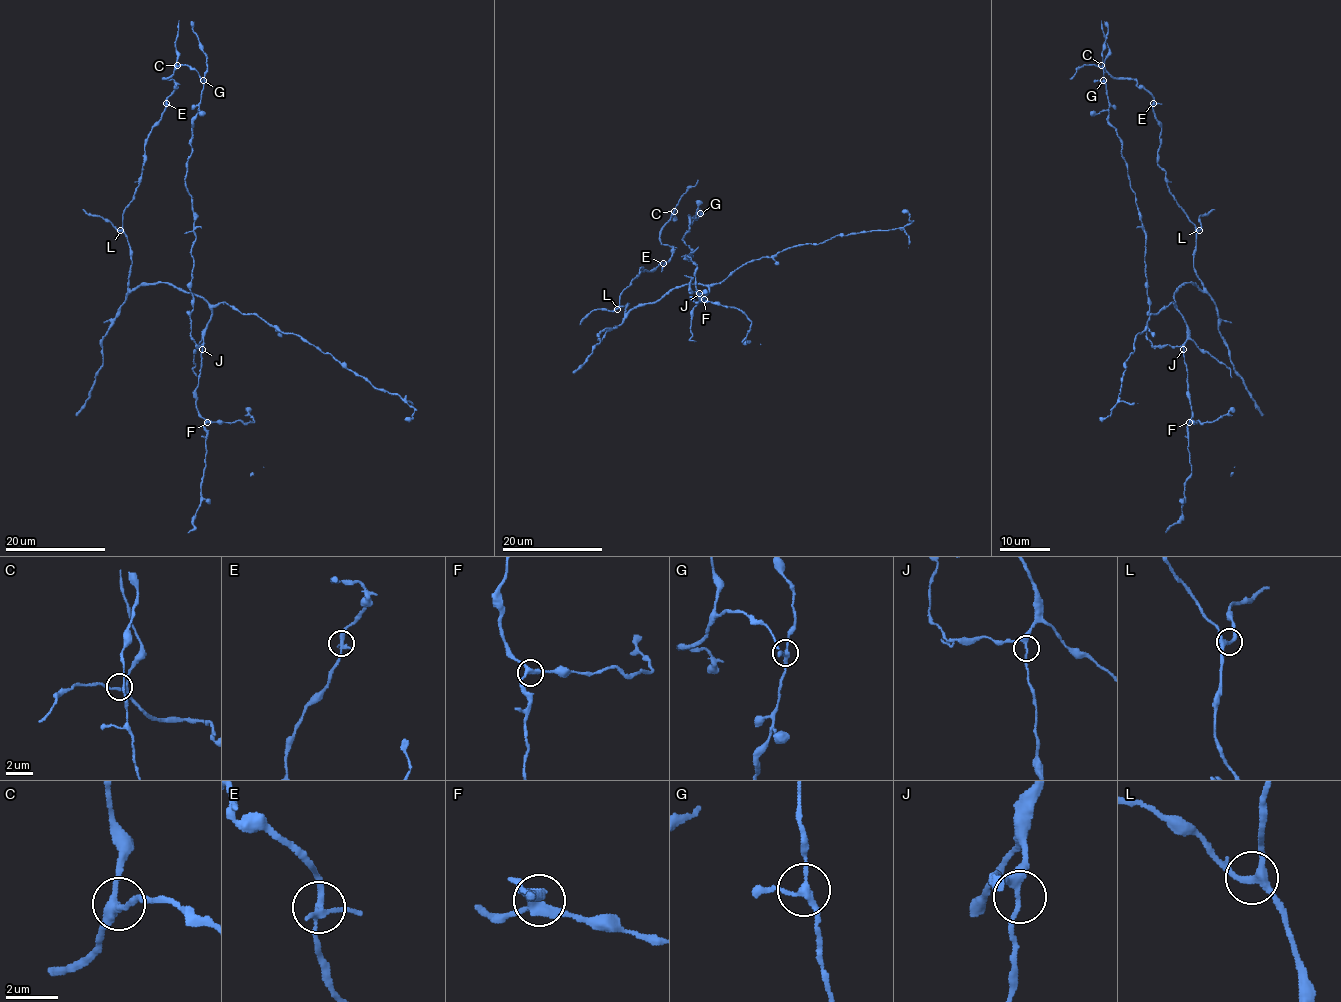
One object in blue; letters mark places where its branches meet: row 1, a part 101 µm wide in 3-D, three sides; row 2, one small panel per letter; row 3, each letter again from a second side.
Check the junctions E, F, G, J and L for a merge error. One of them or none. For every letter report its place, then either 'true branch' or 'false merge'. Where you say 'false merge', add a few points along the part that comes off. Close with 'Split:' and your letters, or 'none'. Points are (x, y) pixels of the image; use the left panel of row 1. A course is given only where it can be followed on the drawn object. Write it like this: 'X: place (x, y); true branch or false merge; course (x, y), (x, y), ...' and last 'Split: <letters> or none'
E: place (166, 103); true branch
F: place (207, 422); true branch
G: place (203, 80); true branch
J: place (202, 349); true branch
L: place (120, 230); true branch
Split: none

